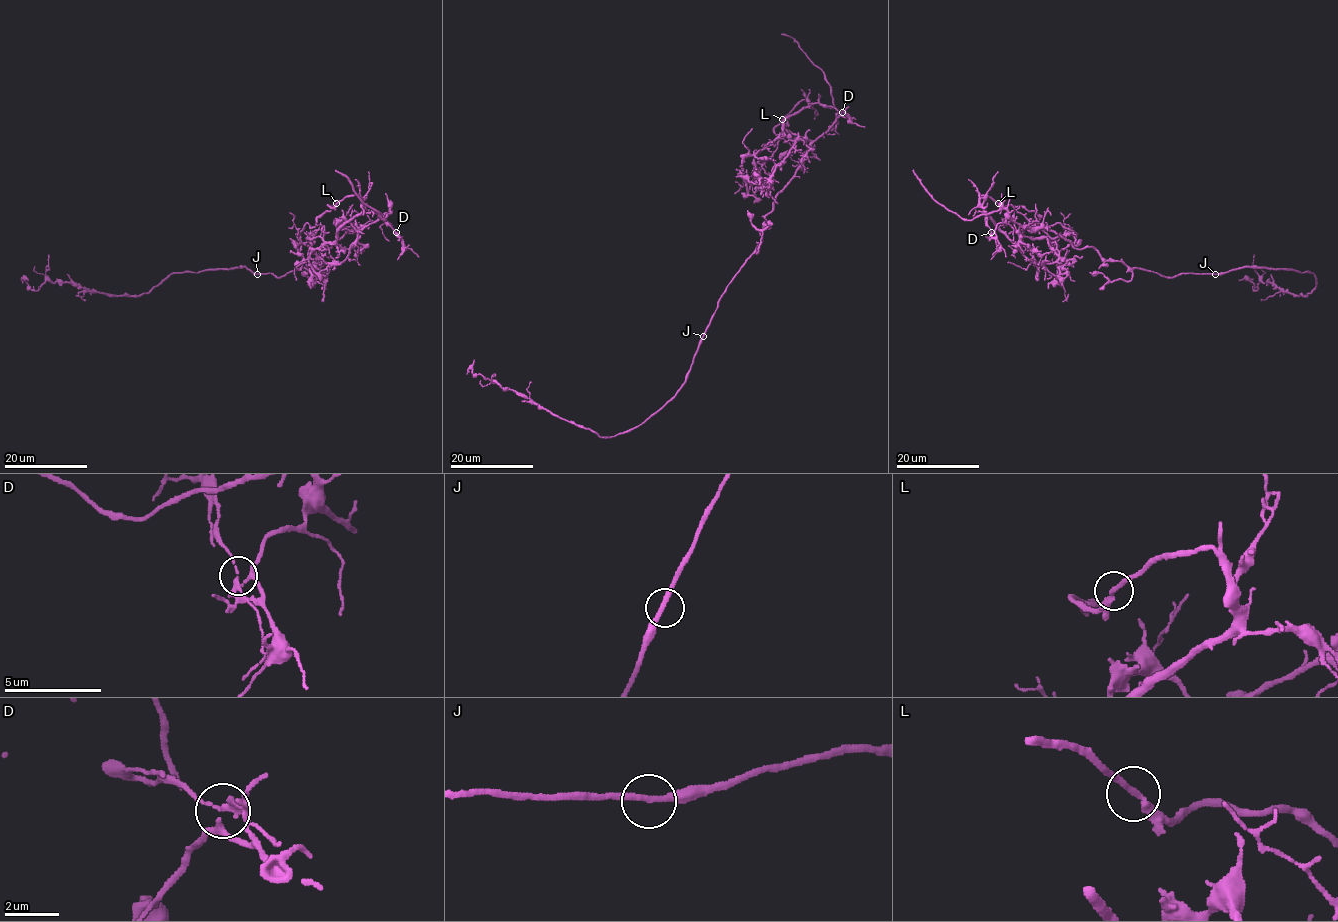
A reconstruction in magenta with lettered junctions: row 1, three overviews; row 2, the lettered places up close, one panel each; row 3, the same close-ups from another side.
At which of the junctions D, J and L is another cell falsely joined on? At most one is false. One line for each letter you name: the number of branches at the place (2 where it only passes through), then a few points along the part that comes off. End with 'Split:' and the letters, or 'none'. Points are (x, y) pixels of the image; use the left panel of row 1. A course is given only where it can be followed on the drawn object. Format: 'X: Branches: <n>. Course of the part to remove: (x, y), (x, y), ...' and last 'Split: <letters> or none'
D: Branches: 2. Course of the part to remove: (396, 233), (379, 215), (366, 212), (356, 194), (328, 206), (333, 207), (300, 234), (310, 288)
Split: D

